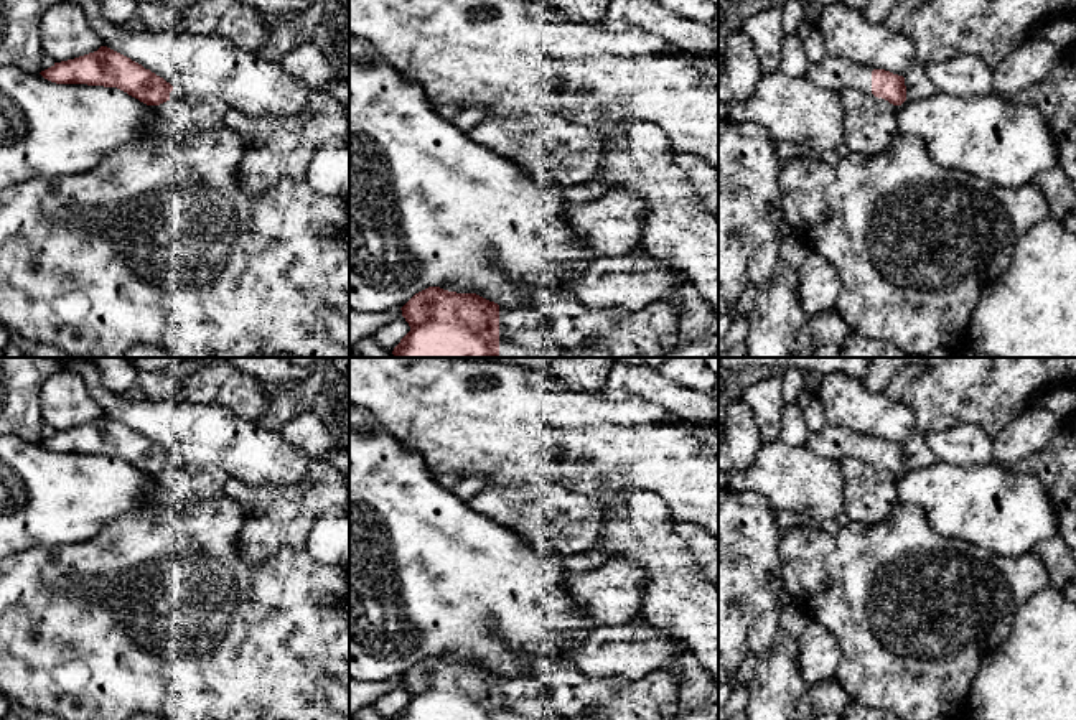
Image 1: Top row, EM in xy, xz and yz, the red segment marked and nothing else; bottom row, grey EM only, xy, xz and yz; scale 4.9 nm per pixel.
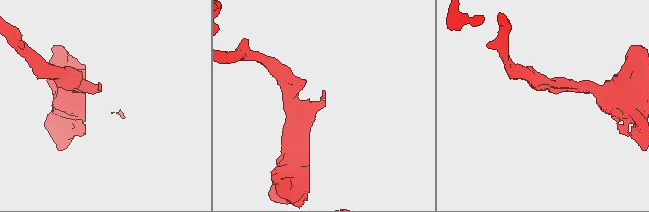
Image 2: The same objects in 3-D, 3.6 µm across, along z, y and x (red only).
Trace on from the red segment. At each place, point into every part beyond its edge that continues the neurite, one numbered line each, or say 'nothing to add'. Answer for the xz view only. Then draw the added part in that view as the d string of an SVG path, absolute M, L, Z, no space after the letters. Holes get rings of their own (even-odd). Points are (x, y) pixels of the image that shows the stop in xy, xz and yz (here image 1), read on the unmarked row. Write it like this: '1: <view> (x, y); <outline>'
1: xz (557, 691); M555 657L527 674L499 676L499 720L669 720L679 708L679 679L667 671L638 680L592 679Z

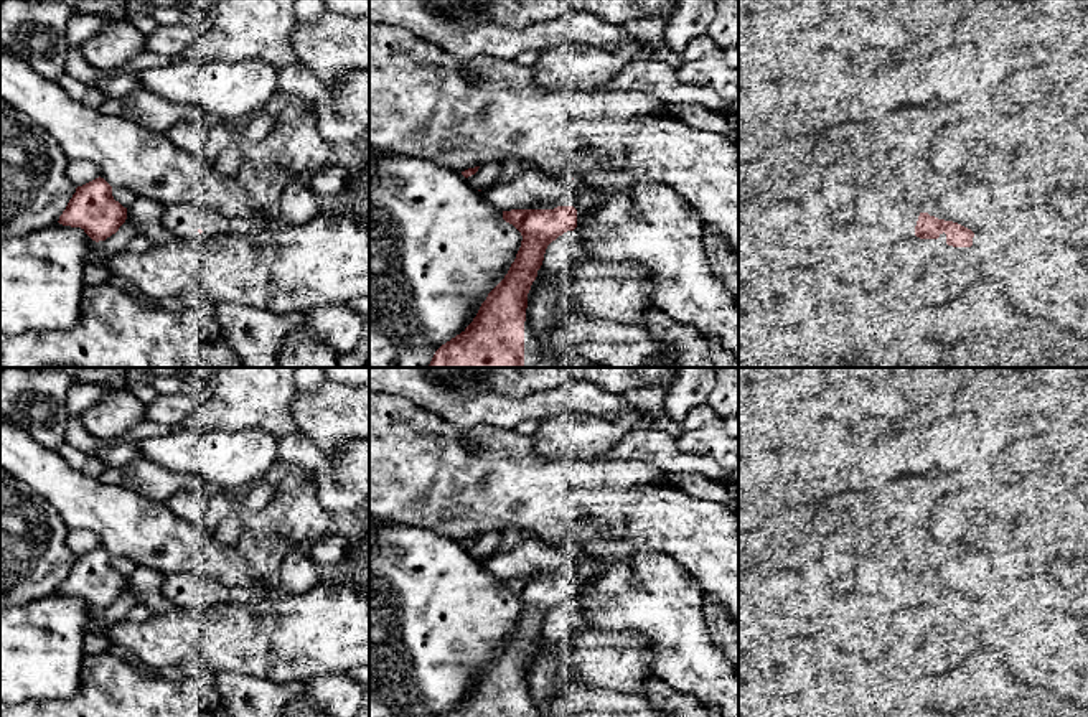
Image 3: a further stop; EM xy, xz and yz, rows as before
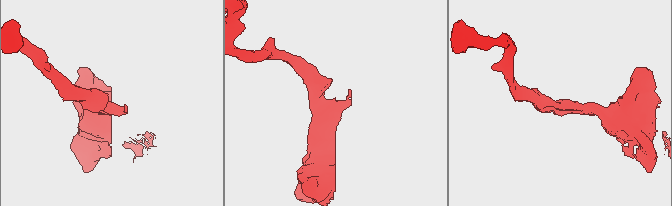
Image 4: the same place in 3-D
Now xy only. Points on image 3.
1: xy (180, 589); M176 572L163 575L162 593L173 607L206 610L265 600L270 597L270 588L224 587L201 575Z

